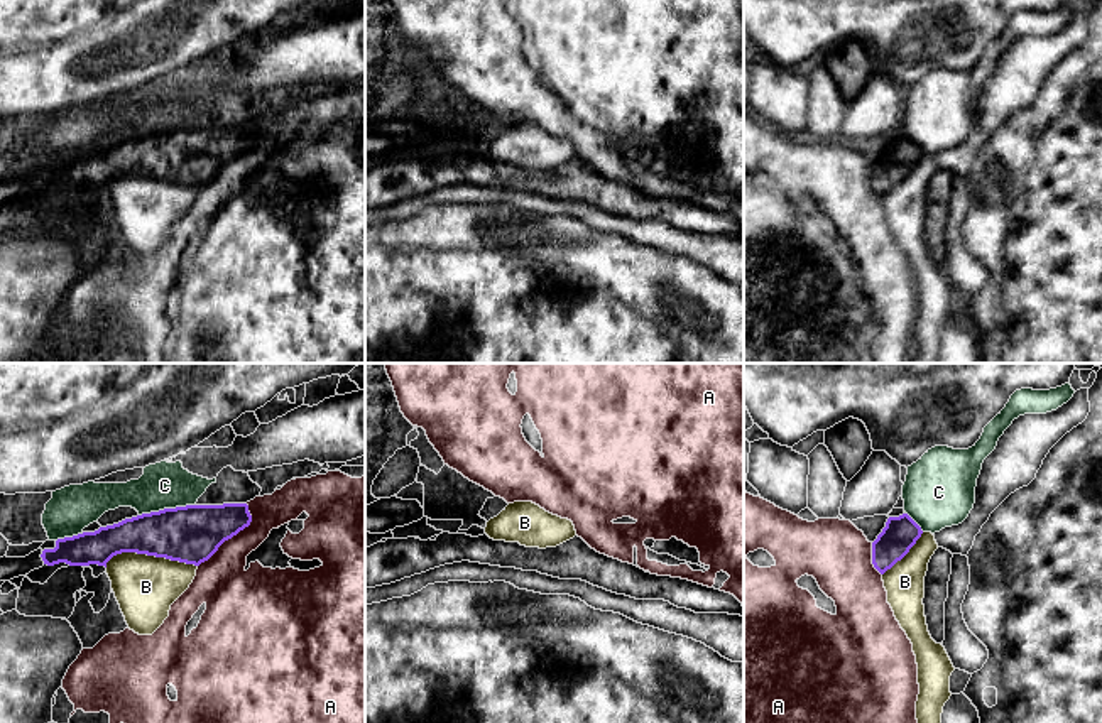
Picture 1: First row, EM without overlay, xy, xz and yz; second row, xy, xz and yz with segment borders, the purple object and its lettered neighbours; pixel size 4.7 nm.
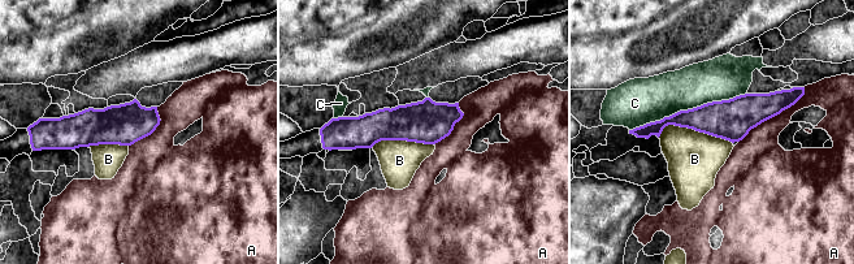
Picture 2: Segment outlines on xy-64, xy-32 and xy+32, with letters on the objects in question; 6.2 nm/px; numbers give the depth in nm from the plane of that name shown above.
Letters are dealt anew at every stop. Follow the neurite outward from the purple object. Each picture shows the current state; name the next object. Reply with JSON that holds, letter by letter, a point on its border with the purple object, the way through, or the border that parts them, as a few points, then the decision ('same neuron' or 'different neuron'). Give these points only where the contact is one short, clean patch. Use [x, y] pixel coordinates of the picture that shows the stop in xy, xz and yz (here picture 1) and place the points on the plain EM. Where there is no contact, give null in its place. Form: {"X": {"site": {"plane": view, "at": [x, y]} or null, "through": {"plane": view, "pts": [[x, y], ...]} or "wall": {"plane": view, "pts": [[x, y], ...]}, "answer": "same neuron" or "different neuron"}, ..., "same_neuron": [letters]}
{"A": {"site": {"plane": "xy", "at": [234, 156]}, "answer": "different neuron"}, "B": {"site": {"plane": "xy", "at": [151, 176]}, "wall": {"plane": "xy", "pts": [[105, 184], [122, 174], [146, 174], [196, 188]]}, "answer": "different neuron"}, "C": {"site": {"plane": "xy", "at": [166, 130]}, "answer": "different neuron"}, "same_neuron": []}

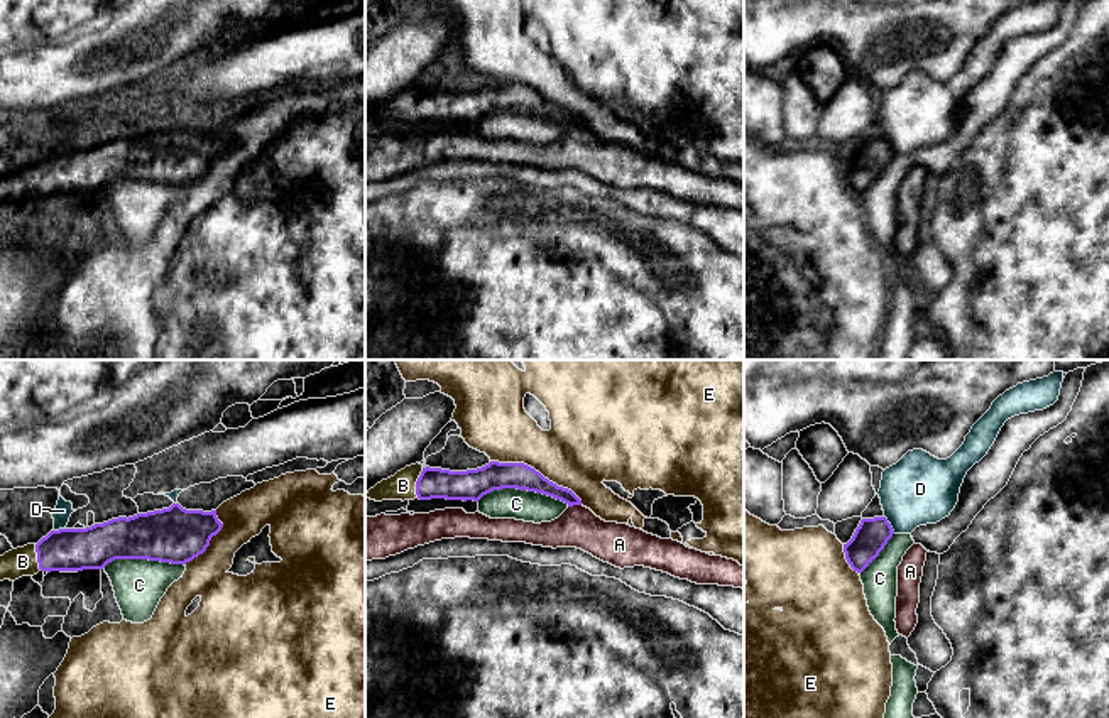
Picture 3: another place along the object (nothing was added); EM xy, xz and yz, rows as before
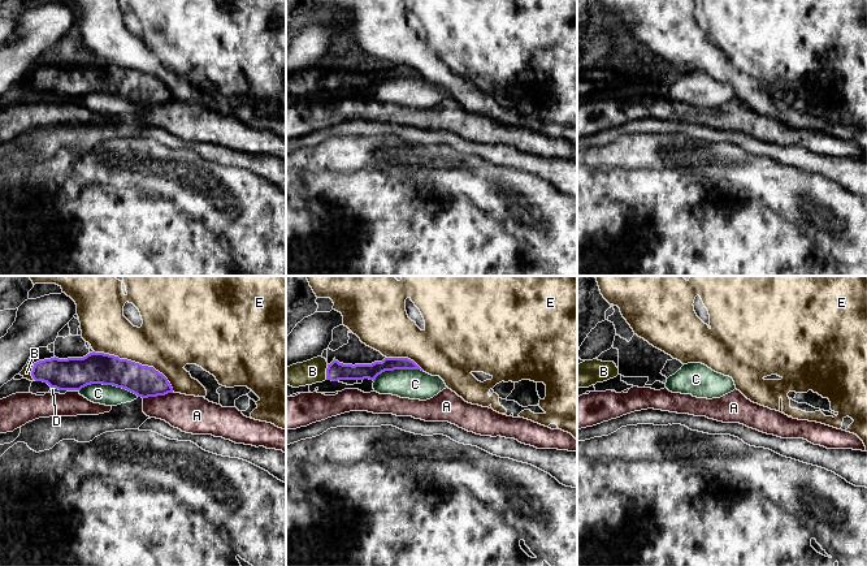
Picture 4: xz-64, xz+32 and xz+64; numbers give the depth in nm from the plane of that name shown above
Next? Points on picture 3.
{"A": {"site": {"plane": "xz", "at": [573, 125]}, "answer": "different neuron"}, "B": {"site": {"plane": "xz", "at": [416, 105]}, "through": {"plane": "xz", "pts": [[433, 103], [416, 105], [403, 107]]}, "answer": "same neuron"}, "C": {"site": {"plane": "xz", "at": [523, 110]}, "wall": {"plane": "xz", "pts": [[477, 122], [494, 112], [526, 110], [551, 117], [568, 127]]}, "answer": "different neuron"}, "D": {"site": {"plane": "yz", "at": [890, 146]}, "answer": "different neuron"}, "E": {"site": {"plane": "xz", "at": [538, 93]}, "answer": "different neuron"}, "same_neuron": ["B"]}

